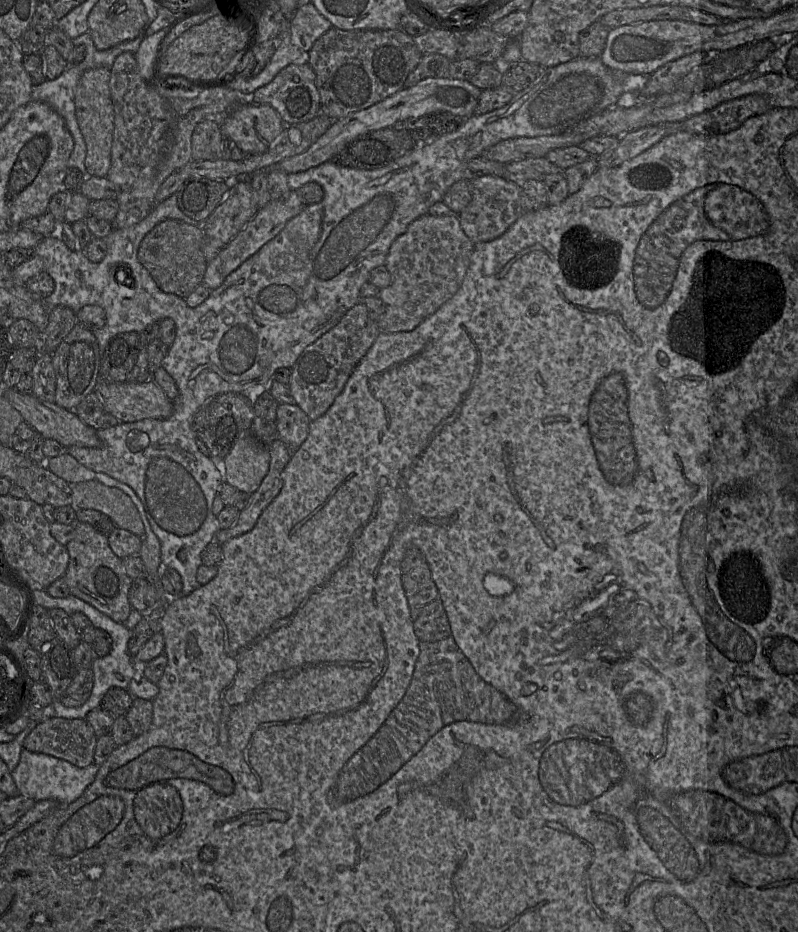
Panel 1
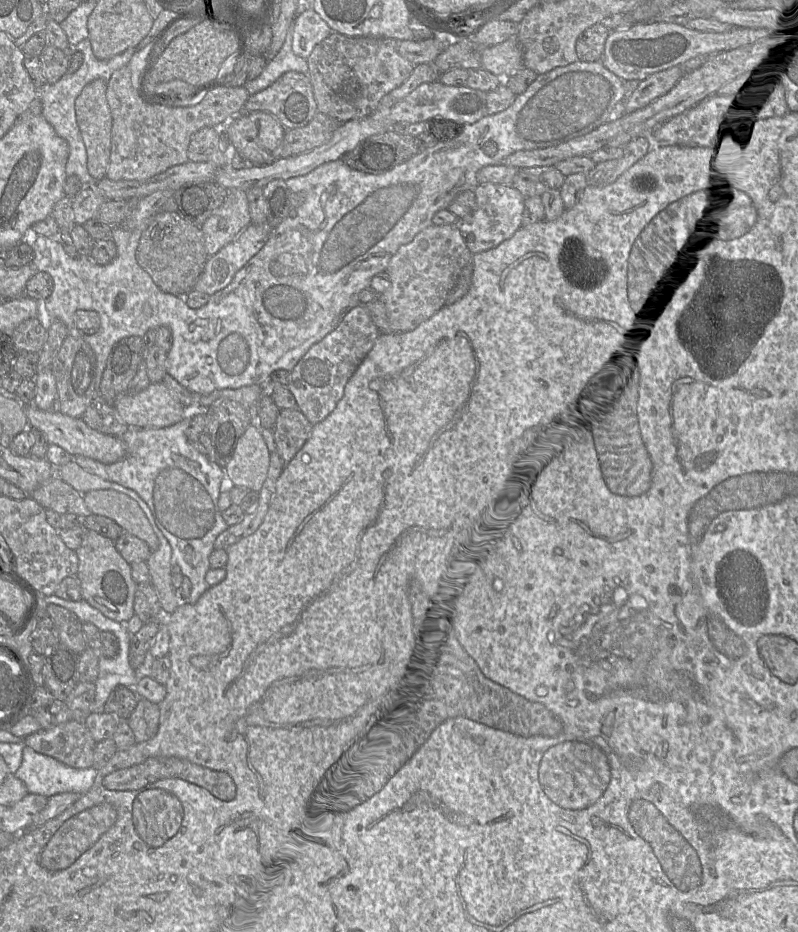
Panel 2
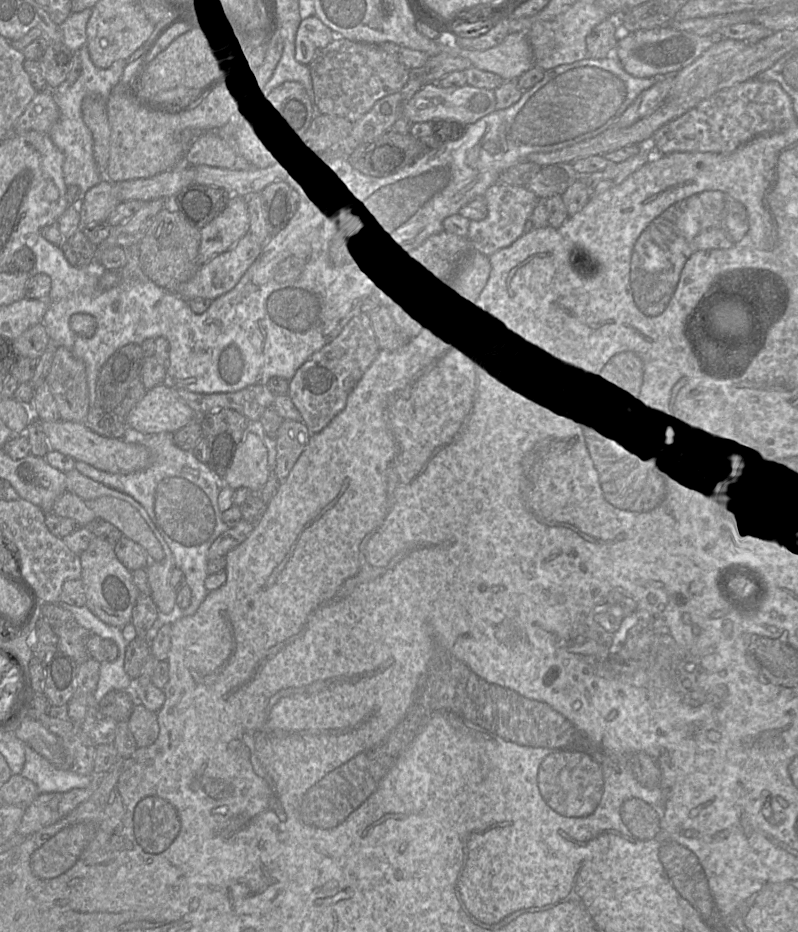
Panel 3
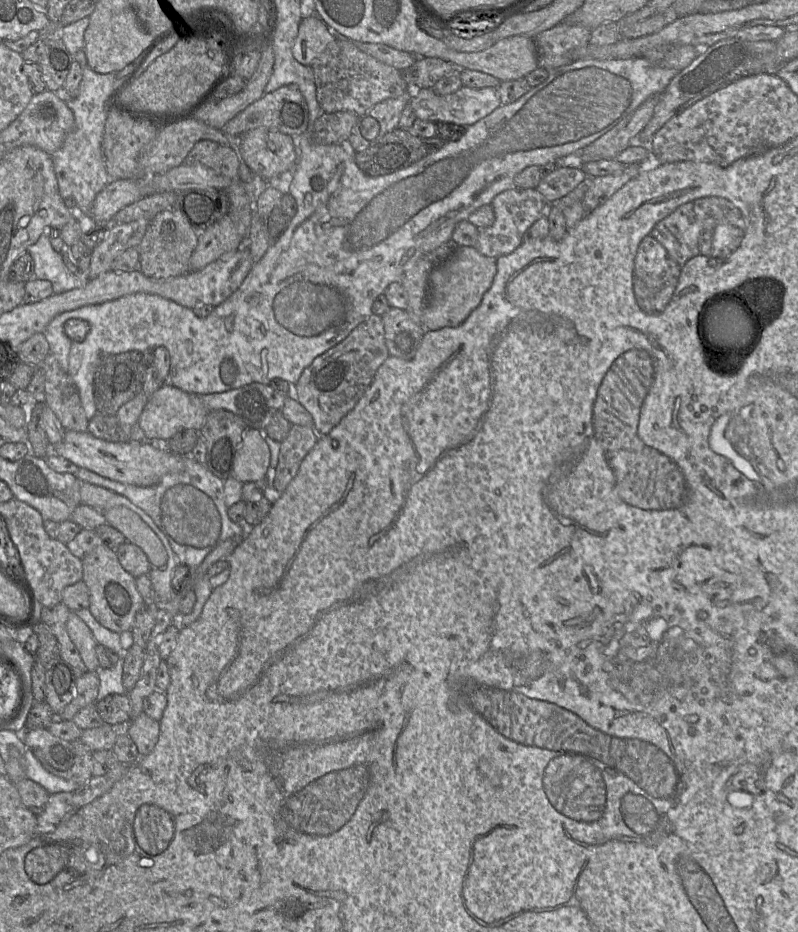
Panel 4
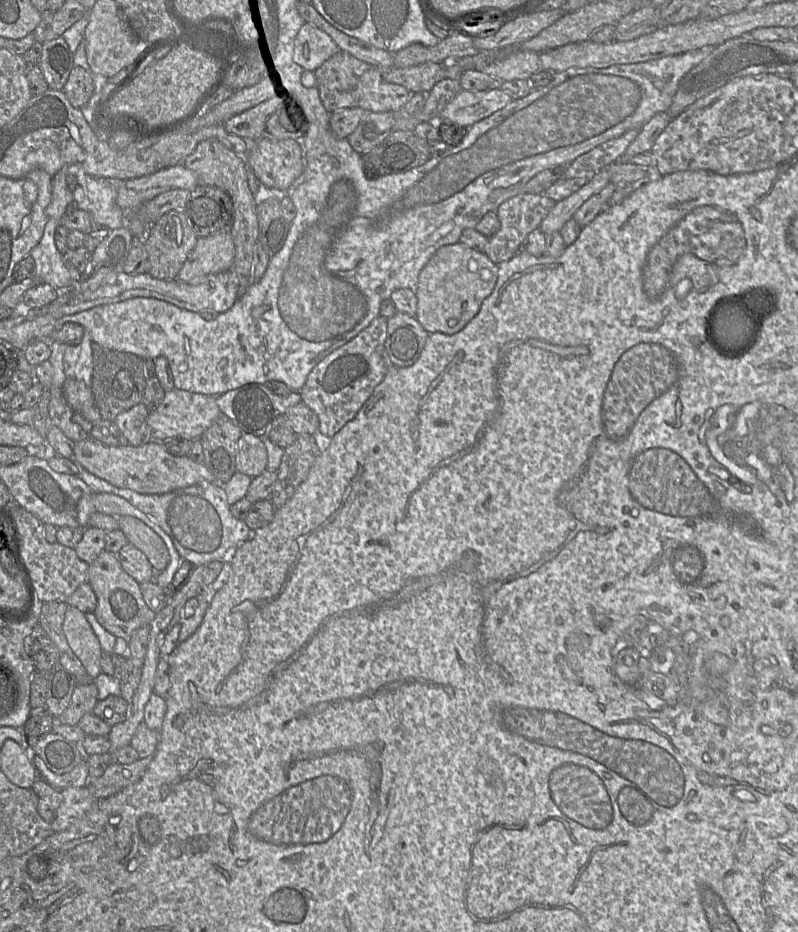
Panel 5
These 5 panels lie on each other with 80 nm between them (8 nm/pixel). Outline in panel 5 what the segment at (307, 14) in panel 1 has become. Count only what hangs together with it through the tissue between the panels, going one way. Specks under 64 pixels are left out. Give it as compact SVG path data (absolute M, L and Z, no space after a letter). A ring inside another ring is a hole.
M304 23L293 41L292 59L308 71L315 71L339 52L333 39L316 26Z

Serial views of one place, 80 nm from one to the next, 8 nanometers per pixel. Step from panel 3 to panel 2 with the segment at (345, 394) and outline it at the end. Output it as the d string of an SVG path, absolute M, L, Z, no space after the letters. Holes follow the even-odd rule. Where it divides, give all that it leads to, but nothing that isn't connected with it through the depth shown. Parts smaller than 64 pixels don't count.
M362 304L351 309L335 330L321 341L312 345L291 371L291 381L287 386L296 399L299 410L315 425L323 421L337 406L344 395L345 387L360 364L373 348L380 331L374 324L366 306Z

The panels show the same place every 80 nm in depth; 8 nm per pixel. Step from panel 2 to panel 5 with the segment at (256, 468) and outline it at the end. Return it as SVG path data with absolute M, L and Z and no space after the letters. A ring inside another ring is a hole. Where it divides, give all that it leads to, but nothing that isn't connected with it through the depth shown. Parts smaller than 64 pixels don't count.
M243 433L236 456L236 472L255 478L266 470L266 466L267 451L262 439Z

